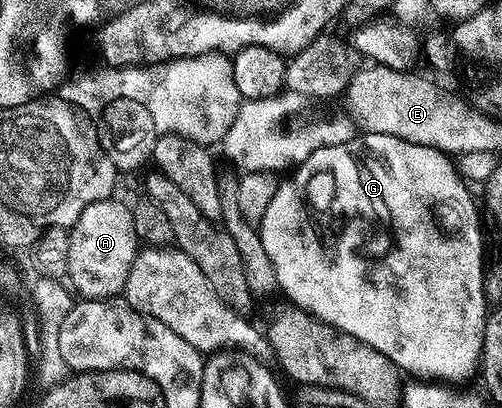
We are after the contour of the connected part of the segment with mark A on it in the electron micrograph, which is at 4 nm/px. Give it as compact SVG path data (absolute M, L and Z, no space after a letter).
M118 198L92 202L92 206L83 210L78 221L68 231L70 241L66 276L73 291L87 300L117 297L125 289L132 262L140 251L131 205L121 204Z

